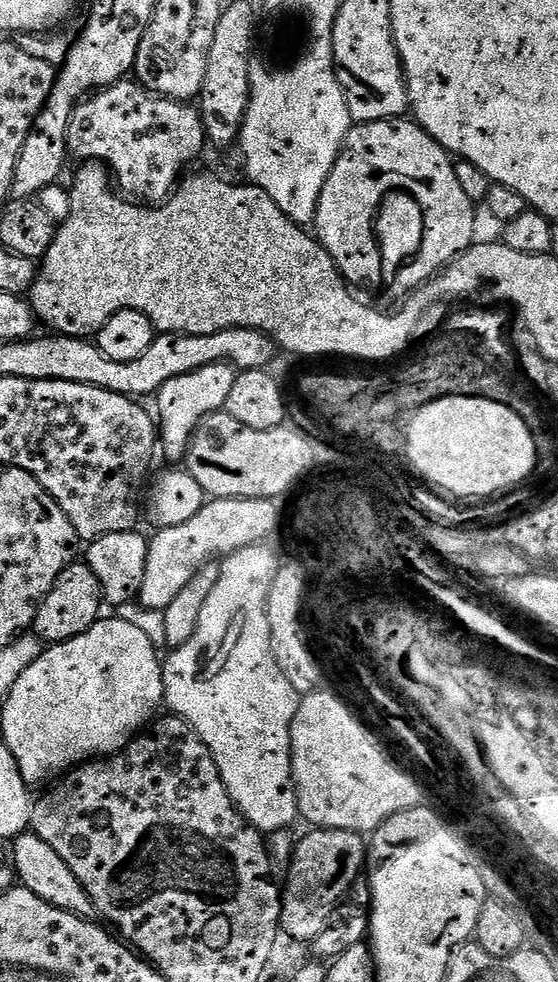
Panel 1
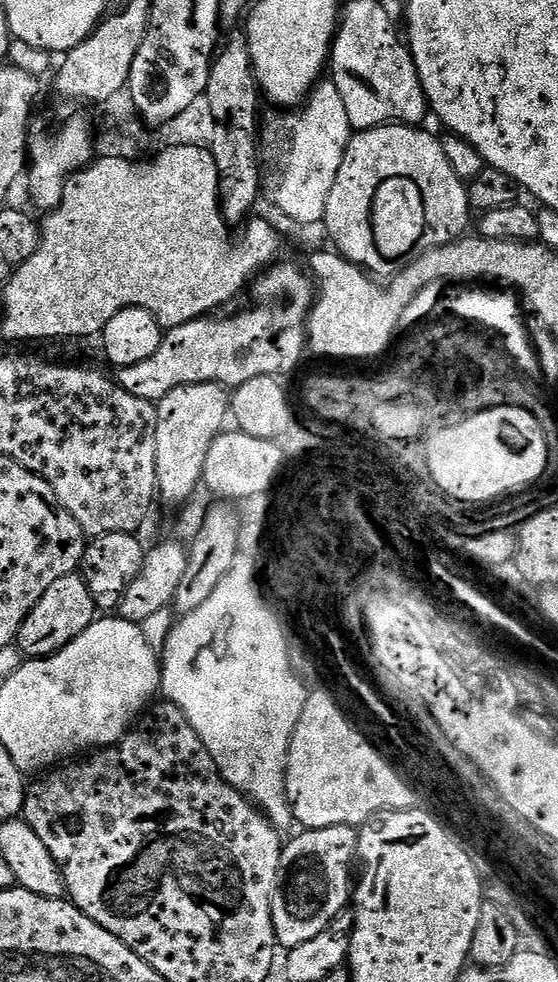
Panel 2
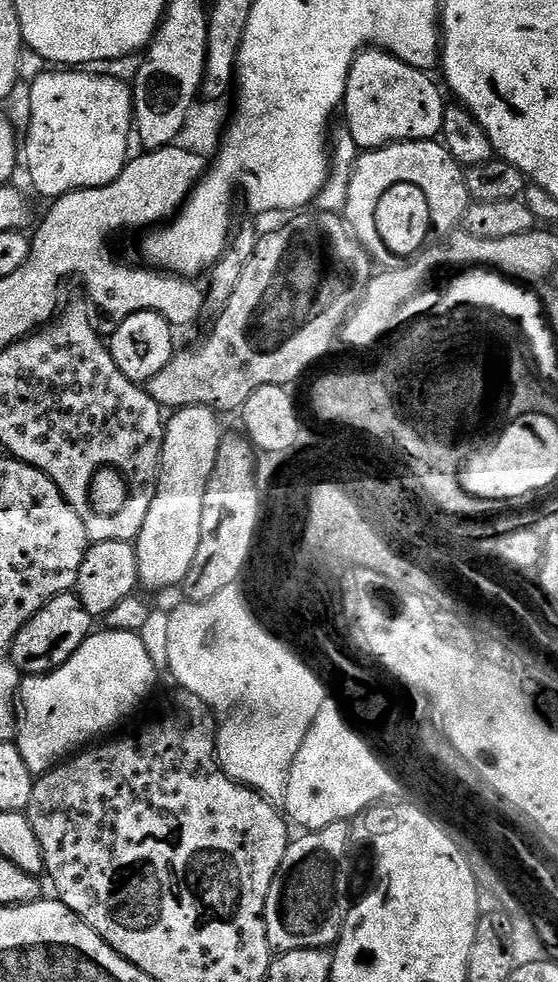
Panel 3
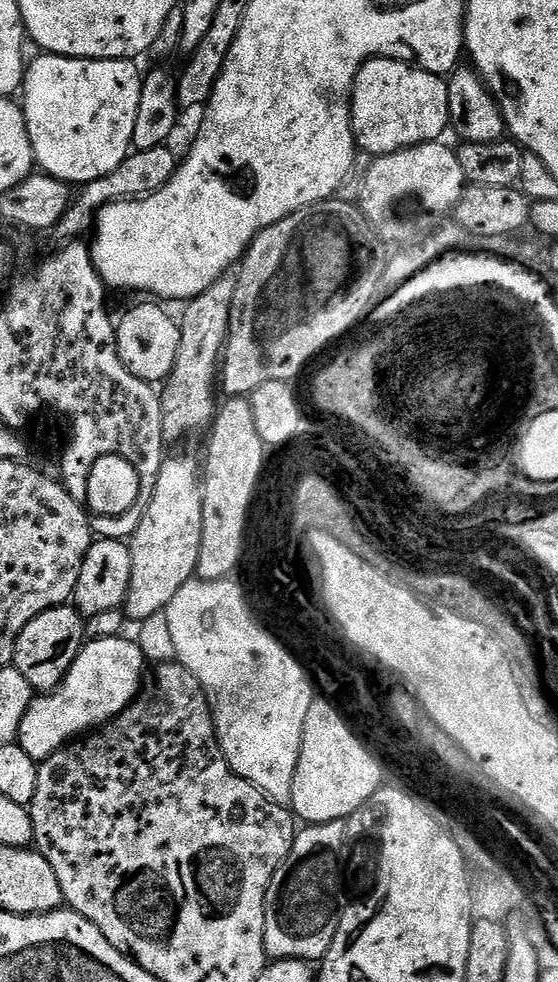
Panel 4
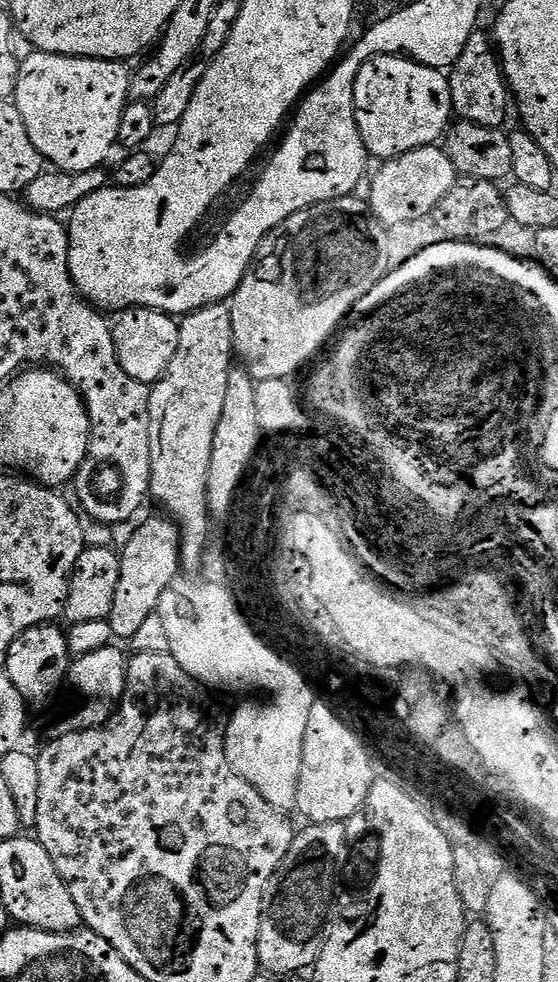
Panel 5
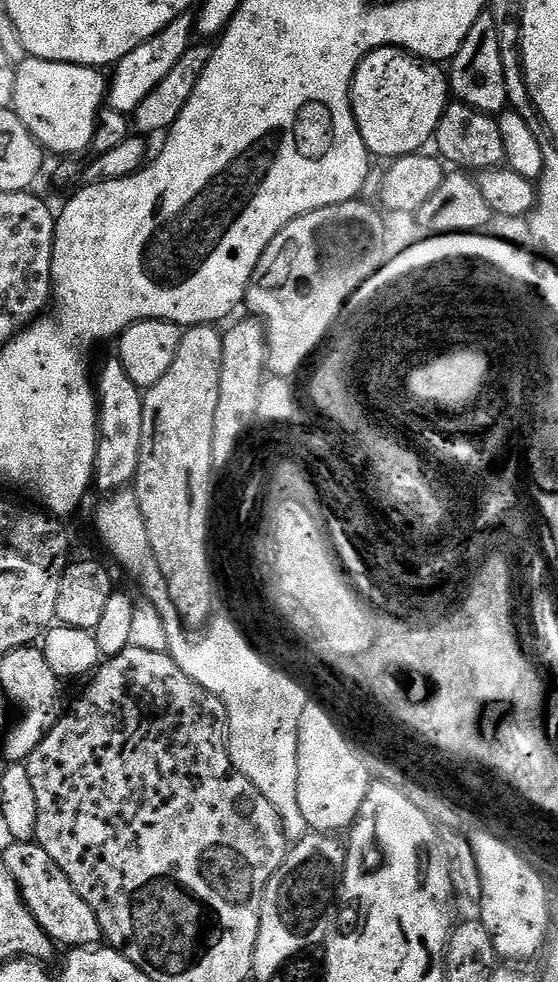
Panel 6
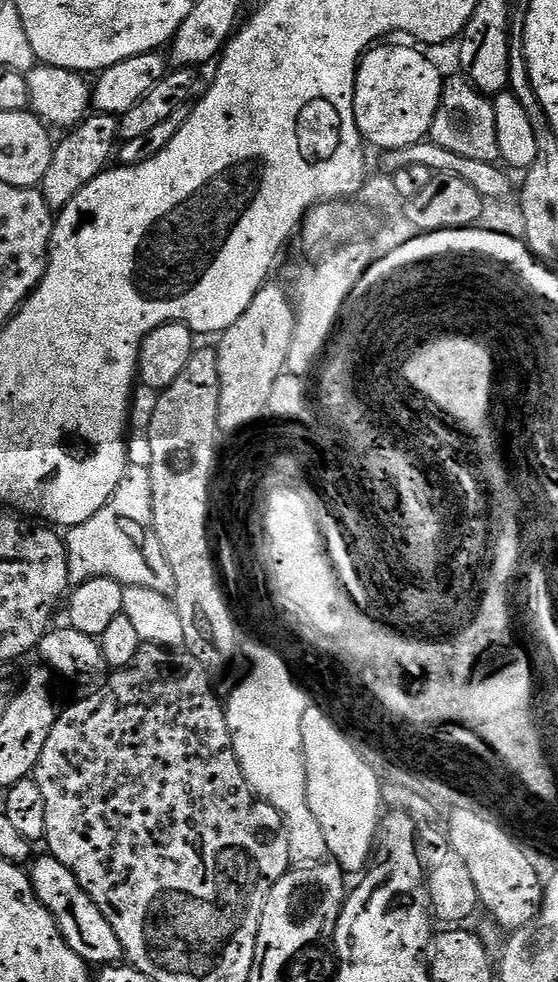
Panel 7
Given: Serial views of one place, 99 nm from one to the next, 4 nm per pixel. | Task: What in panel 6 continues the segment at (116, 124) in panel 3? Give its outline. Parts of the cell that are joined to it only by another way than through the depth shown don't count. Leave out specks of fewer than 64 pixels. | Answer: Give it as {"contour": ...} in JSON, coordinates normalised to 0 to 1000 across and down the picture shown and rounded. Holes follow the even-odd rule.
{"contour":[[[45,58],[29,69],[23,113],[81,154],[111,157],[115,161],[154,155],[172,138],[172,127],[192,99],[194,84],[183,76],[177,70],[147,65]]]}

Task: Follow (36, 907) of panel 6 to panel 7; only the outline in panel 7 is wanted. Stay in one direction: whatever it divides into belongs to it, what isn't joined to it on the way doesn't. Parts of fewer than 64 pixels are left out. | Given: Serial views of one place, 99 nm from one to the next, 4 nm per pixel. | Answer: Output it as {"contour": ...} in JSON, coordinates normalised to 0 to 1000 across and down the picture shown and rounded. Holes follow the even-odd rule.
{"contour":[[[90,870],[66,871],[54,880],[57,905],[66,914],[90,927],[111,955],[161,984],[208,984],[224,977],[219,959],[211,959],[211,951],[204,951],[204,943],[190,939],[183,927],[168,923],[161,910],[147,906],[140,894],[111,878],[104,878]]]}

